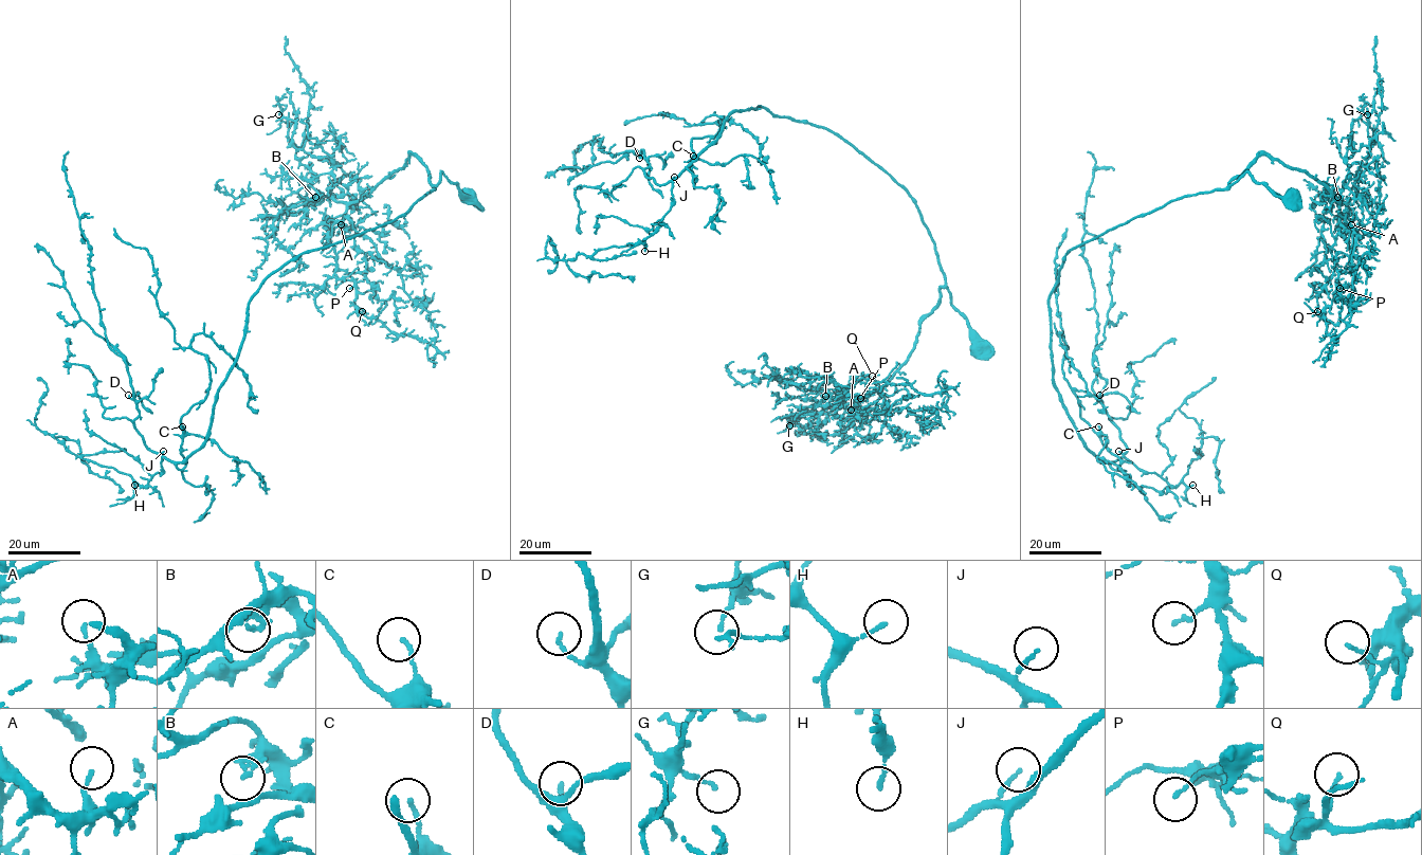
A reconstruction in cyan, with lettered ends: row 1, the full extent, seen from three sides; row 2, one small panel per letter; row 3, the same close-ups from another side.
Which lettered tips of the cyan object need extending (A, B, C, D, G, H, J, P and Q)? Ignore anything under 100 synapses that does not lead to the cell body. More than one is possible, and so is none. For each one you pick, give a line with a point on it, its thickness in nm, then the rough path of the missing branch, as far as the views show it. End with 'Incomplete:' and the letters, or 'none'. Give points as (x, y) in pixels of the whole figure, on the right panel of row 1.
B: at (1337, 197); 150 nm thick; missing branch runs (1337, 197), (1338, 175), (1326, 156), (1325, 147), (1347, 125), (1346, 104), (1335, 86), (1333, 71), (1338, 46)
Incomplete: B

